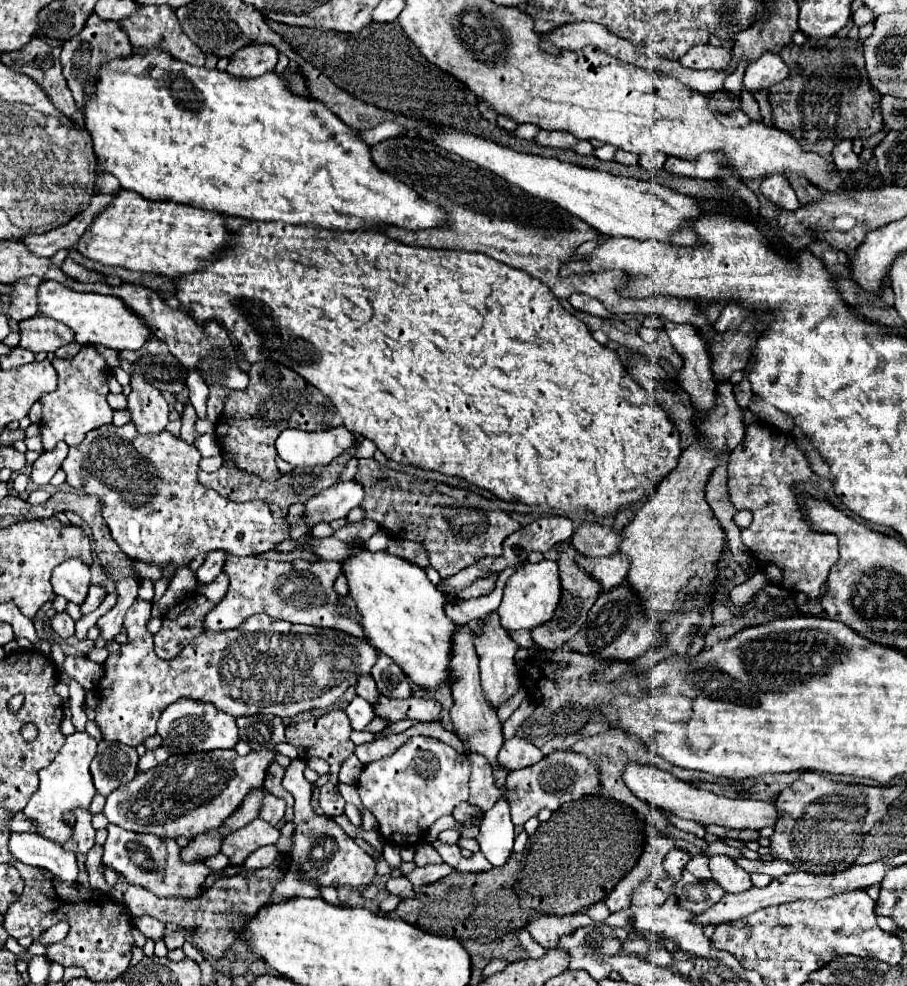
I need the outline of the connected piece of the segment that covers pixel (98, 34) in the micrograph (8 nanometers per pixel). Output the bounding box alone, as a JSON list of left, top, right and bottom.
[61,14,133,110]

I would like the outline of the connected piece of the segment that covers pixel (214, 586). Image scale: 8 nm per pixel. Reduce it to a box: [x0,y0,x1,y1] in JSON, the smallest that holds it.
[197,574,229,602]

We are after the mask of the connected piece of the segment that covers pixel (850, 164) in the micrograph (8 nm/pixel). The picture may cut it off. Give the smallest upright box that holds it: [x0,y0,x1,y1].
[831,140,859,170]

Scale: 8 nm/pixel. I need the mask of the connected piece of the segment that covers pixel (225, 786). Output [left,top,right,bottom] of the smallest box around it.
[105,744,297,838]

